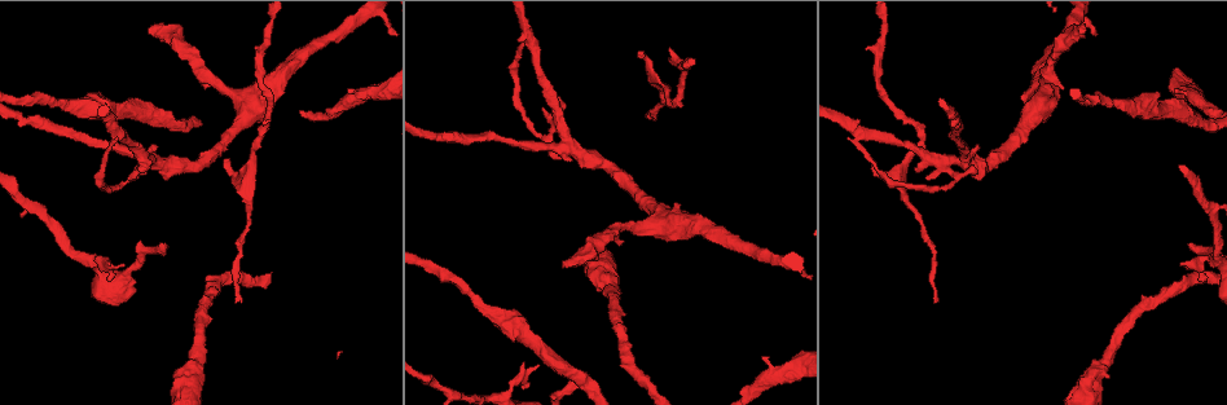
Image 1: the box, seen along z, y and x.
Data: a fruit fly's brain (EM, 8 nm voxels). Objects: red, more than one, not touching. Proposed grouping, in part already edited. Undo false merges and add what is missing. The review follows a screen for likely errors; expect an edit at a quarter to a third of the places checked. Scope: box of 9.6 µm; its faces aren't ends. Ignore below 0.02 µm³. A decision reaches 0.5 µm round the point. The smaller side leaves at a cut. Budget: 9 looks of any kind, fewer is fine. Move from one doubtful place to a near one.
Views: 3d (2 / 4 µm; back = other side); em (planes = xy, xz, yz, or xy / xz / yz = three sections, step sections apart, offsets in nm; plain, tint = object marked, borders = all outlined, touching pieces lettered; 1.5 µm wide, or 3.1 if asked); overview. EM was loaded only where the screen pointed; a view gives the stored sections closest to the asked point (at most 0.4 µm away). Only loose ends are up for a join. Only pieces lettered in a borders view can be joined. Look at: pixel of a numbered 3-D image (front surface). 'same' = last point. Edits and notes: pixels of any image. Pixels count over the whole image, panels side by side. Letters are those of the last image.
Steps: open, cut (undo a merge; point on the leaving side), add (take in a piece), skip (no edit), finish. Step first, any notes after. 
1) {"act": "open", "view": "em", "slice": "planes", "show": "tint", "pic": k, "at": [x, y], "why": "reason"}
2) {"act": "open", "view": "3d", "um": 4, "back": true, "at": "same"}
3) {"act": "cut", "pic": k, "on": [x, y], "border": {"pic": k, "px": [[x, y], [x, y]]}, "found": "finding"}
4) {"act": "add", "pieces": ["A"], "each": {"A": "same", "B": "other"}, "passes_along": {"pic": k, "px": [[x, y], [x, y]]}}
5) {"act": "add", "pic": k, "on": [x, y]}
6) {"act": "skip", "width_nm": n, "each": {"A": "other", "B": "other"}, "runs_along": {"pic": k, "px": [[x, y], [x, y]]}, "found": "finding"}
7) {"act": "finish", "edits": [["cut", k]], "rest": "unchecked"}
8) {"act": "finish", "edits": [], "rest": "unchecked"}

{"act": "open", "view": "em", "slice": "planes", "show": "tint", "pic": 1, "at": [510, 387], "why": "abrupt turn"}

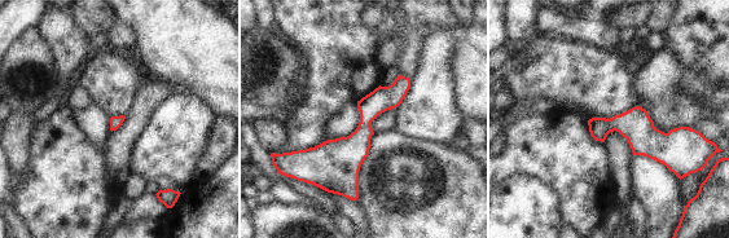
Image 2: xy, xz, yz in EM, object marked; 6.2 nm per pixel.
{"act": "open", "view": "em", "slice": "planes", "show": "borders", "at": "same"}

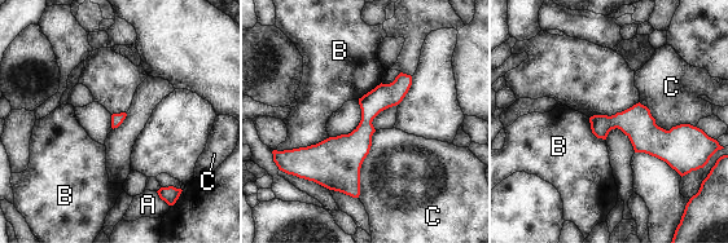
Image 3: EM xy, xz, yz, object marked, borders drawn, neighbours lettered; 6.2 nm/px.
{"act": "skip", "each": {"A": "other", "B": "other", "C": "other"}, "runs_along": {"pic": 3, "px": [[408, 79], [333, 160], [299, 160]]}, "found": "continuous, no second neuron"}

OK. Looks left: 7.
{"act": "open", "view": "3d", "um": 2, "pic": 1, "at": [963, 161], "why": "four arms meet"}

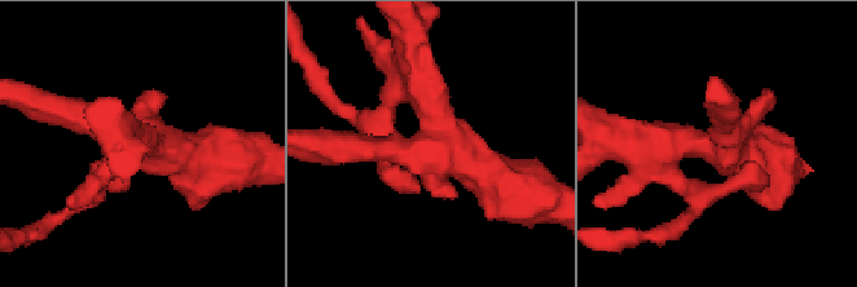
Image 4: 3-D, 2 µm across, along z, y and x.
{"act": "open", "view": "em", "slice": "planes", "show": "plain", "pic": 4, "at": [724, 141]}

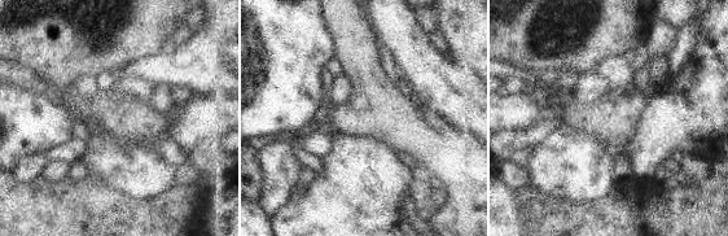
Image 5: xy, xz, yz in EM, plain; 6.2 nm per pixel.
{"act": "open", "view": "em", "slice": "planes", "show": "borders", "at": "same"}

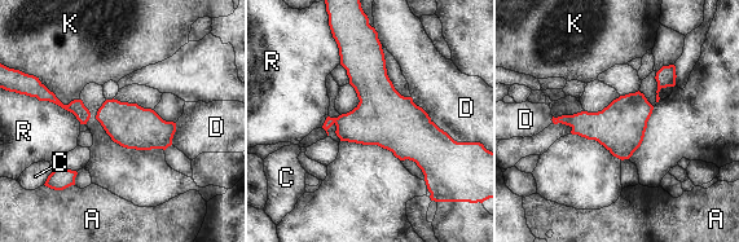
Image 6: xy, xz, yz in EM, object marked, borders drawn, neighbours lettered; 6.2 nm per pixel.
{"act": "skip", "width_nm": 280, "each": {"A": "other", "C": "other", "D": "other", "K": "other", "R": "other"}, "found": "all the same neuron"}

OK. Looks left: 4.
{"act": "open", "view": "3d", "um": 2, "pic": 1, "at": [1085, 31], "why": "an open end"}

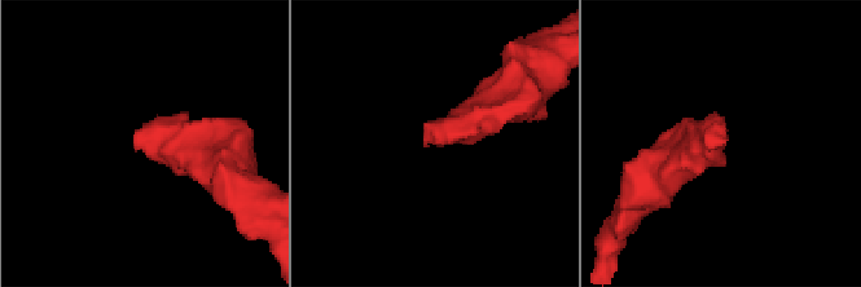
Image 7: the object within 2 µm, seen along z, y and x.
{"act": "open", "view": "em", "slice": "planes", "show": "borders", "pic": 7, "at": [424, 146]}

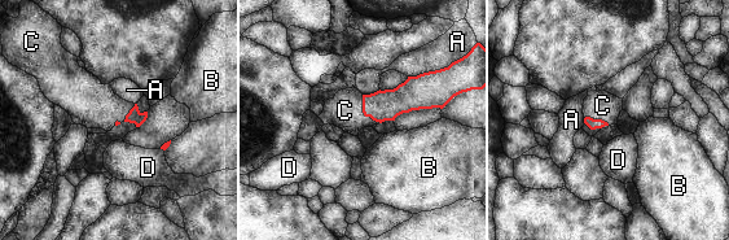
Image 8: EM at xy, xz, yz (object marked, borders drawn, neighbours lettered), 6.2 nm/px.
{"act": "add", "pieces": ["C"], "each": {"A": "other", "B": "other", "C": "same", "D": "other"}, "found": "it goes on there"}

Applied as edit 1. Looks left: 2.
{"act": "finish", "edits": [["add", 8]], "rest": "unchecked"}

